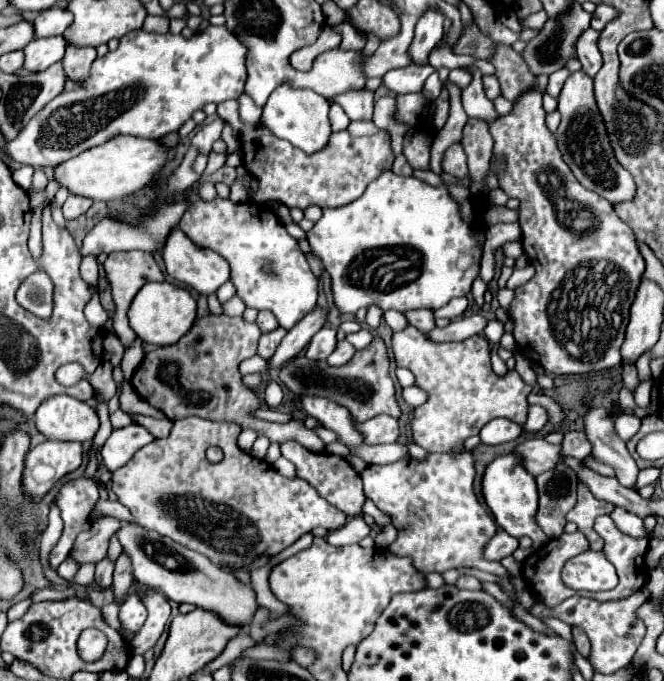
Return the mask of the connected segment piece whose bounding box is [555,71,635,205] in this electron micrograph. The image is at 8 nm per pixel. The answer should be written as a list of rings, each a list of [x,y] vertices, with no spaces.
[[[577,71],[569,75],[559,97],[559,113],[563,119],[555,135],[557,135],[563,161],[571,167],[575,179],[579,179],[583,187],[605,197],[611,205],[631,201],[635,197],[635,181],[629,175],[629,171],[625,171],[617,163],[613,155],[605,125],[603,125],[603,117],[593,97],[593,79],[587,73]]]

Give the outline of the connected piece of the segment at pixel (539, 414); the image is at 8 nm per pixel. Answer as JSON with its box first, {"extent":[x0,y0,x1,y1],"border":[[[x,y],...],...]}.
{"extent":[525,405,549,431],"border":[[[531,405],[529,407],[529,417],[527,417],[527,423],[525,423],[525,431],[541,431],[543,425],[547,423],[549,415],[547,415],[547,409],[541,407],[541,405]]]}

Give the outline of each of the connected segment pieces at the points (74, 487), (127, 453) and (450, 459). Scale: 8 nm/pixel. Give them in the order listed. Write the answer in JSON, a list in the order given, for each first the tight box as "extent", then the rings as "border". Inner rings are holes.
[{"extent":[49,477,99,569],"border":[[[77,477],[67,481],[57,497],[55,497],[55,505],[61,511],[61,519],[65,523],[63,527],[63,535],[59,539],[59,543],[53,547],[49,553],[49,567],[57,569],[69,555],[75,537],[85,531],[87,527],[91,527],[89,523],[89,513],[95,507],[99,499],[99,487],[95,479],[87,479],[87,477]]]},{"extent":[101,425,155,471],"border":[[[127,425],[121,429],[113,429],[111,437],[101,447],[103,463],[109,471],[123,467],[141,447],[151,443],[155,437],[141,425]]]},{"extent":[361,451,507,575],"border":[[[471,451],[457,455],[431,453],[421,461],[405,455],[389,465],[369,465],[361,473],[361,479],[365,495],[391,517],[391,523],[397,529],[397,539],[389,549],[399,557],[411,557],[421,573],[445,573],[461,567],[495,575],[507,573],[501,563],[483,557],[483,549],[497,533],[497,525],[473,491],[475,461]]]}]

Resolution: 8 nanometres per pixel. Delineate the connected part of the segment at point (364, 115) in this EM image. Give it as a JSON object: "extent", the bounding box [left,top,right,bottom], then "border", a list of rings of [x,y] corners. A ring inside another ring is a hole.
{"extent":[331,89,373,121],"border":[[[351,89],[331,97],[333,103],[339,103],[351,121],[371,119],[373,115],[373,91],[369,89]]]}

